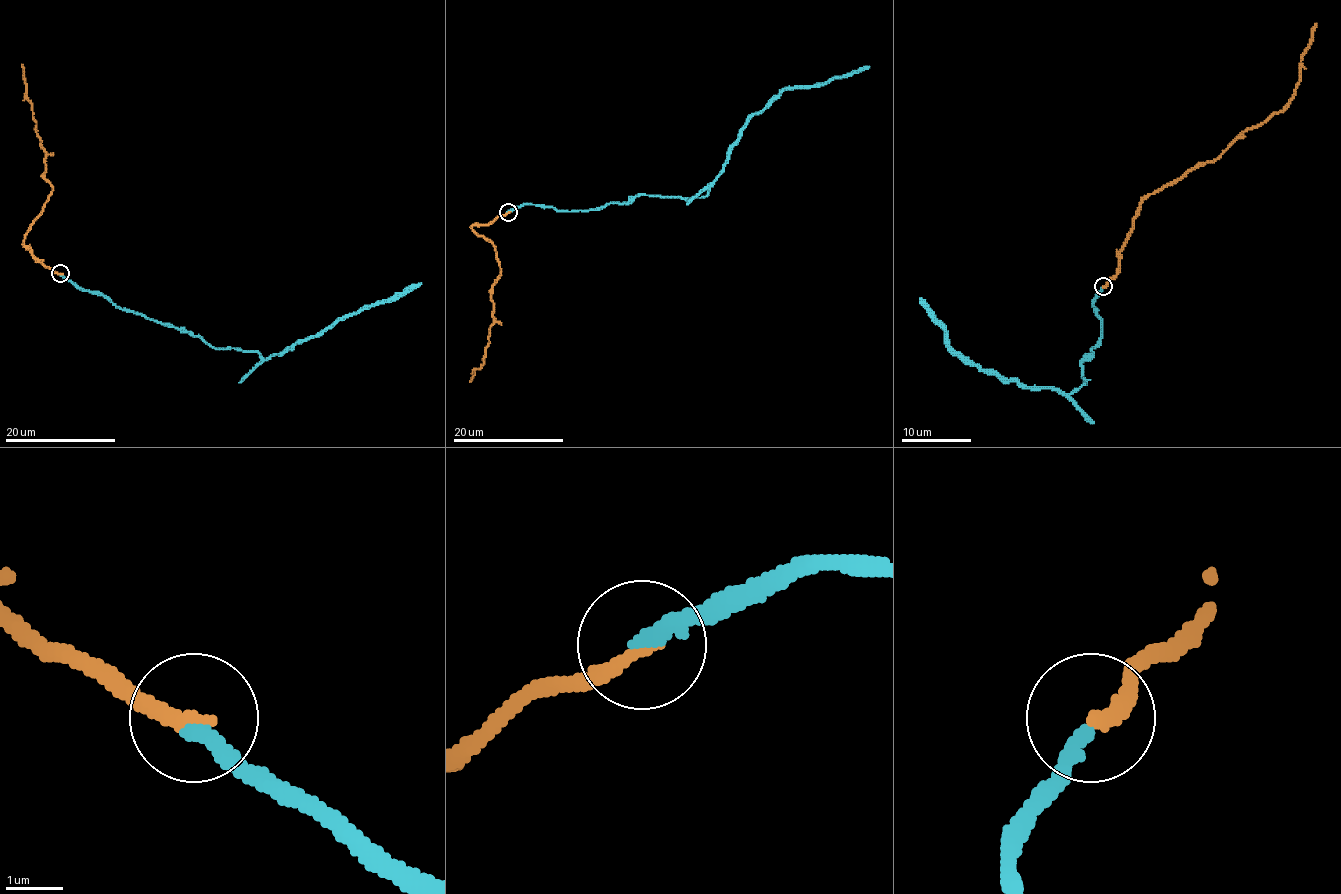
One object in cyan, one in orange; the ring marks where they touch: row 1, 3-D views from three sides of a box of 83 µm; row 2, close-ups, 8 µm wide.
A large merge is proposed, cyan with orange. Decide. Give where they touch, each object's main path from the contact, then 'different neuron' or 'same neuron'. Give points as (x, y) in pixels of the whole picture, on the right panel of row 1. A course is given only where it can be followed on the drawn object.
place (1103, 286); course cyan (1102, 287), (1094, 303), (1101, 340), (1081, 364), (1085, 383), (1066, 394), (1028, 388), (972, 366), (920, 298); course orange (1102, 286), (1116, 274), (1141, 202), (1214, 162), (1288, 103), (1316, 23); same neuron

